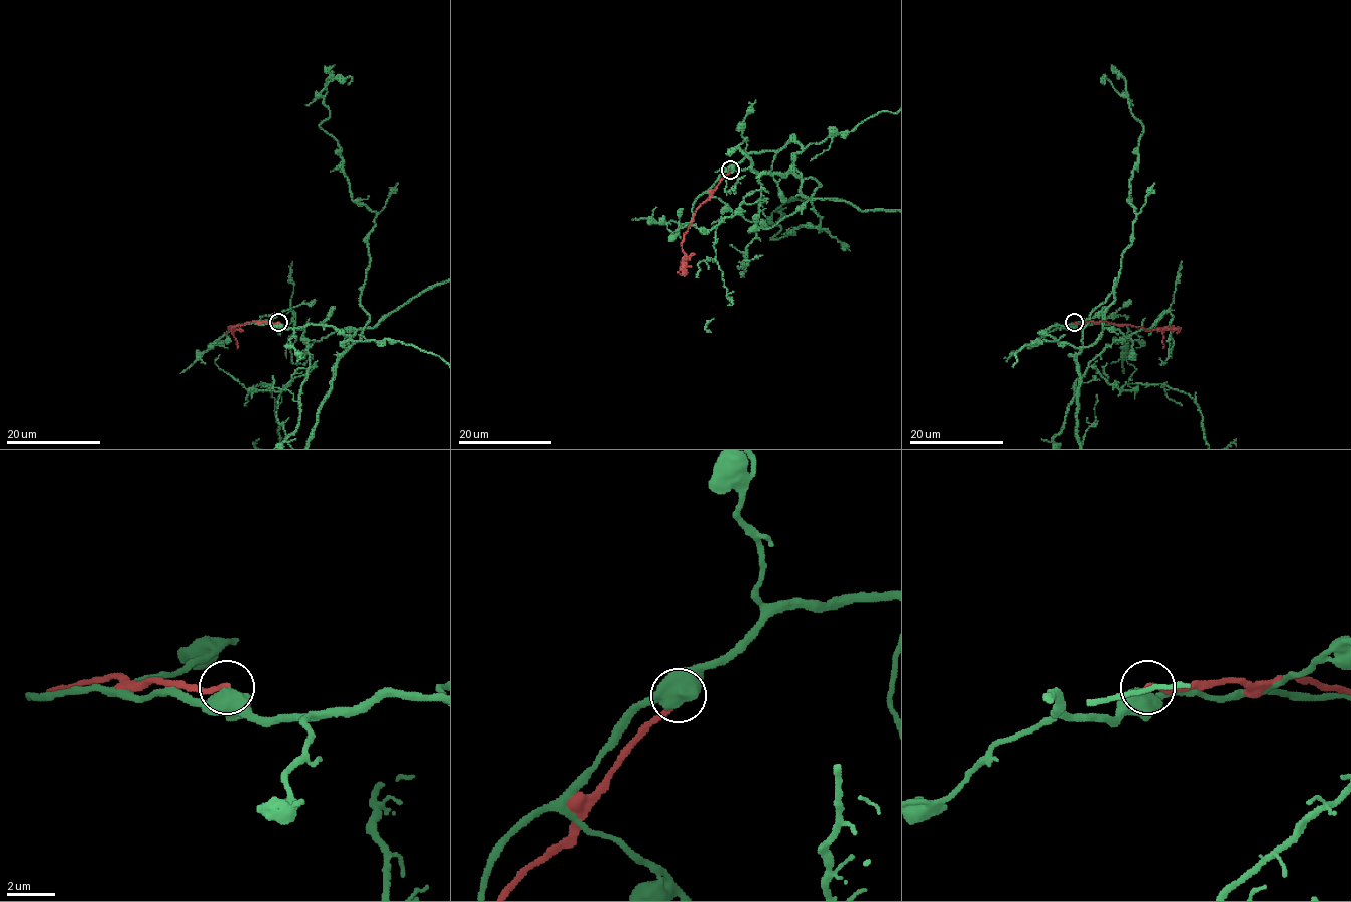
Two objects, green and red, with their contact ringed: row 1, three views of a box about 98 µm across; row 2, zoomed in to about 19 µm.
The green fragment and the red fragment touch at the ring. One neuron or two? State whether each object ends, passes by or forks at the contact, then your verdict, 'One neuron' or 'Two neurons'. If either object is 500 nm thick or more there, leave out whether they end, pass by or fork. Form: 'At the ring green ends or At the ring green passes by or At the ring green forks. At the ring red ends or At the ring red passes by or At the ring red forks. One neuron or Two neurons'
Two neurons

